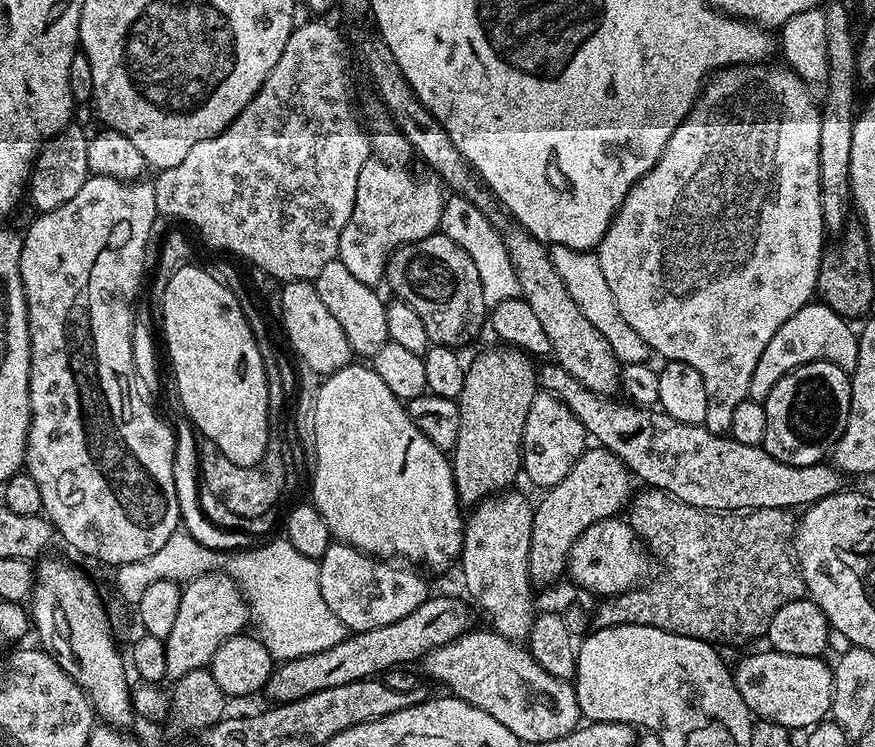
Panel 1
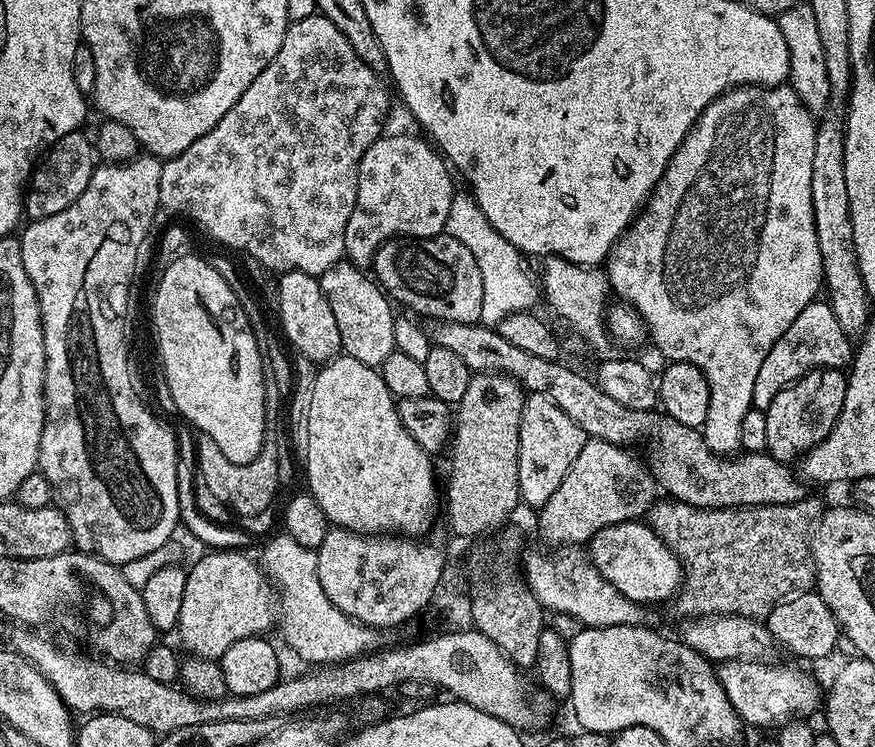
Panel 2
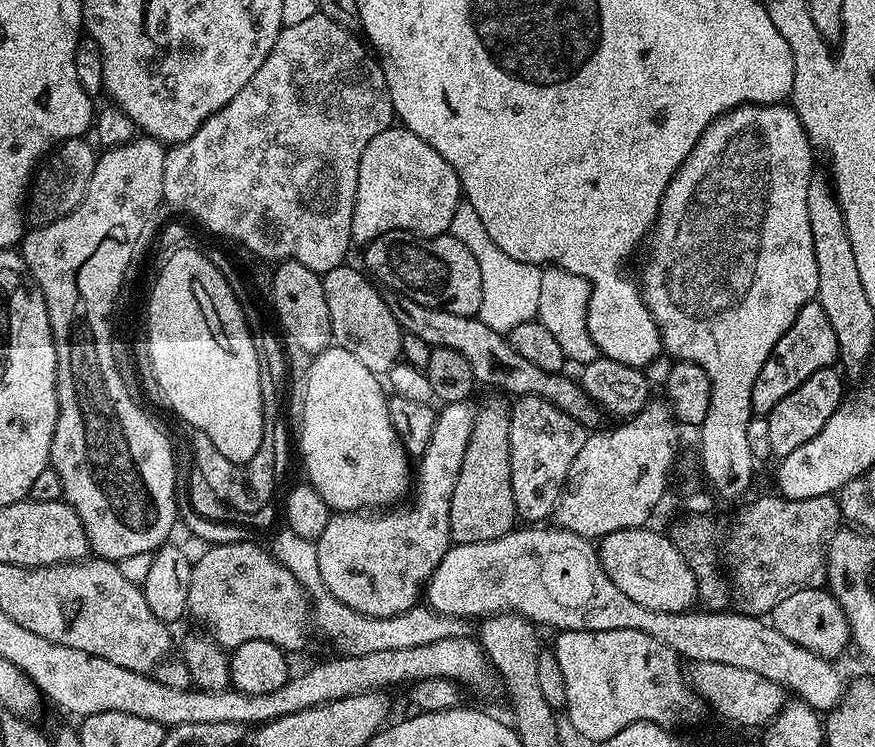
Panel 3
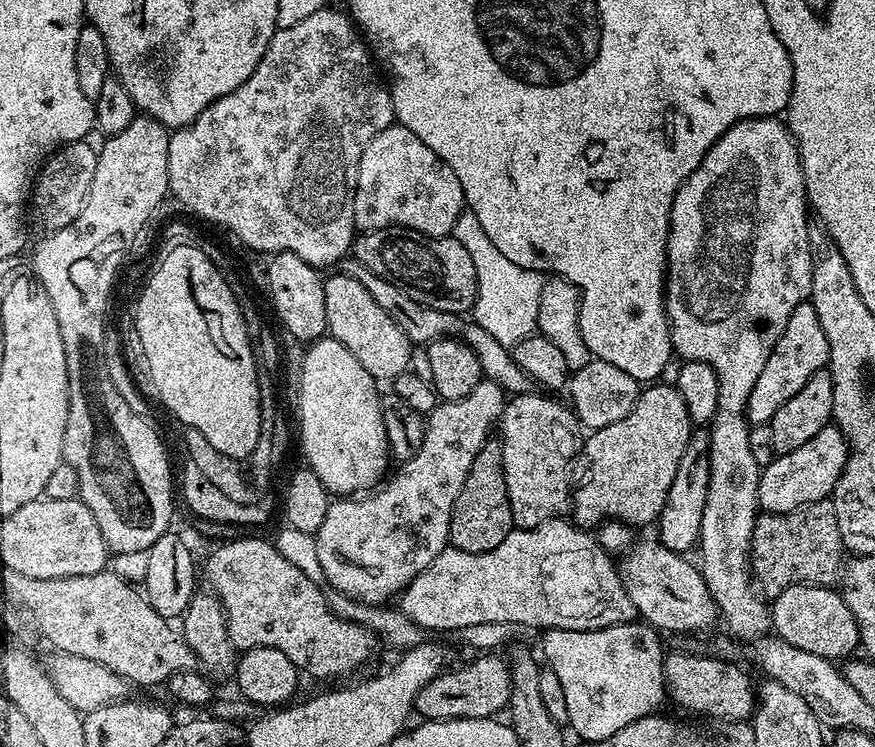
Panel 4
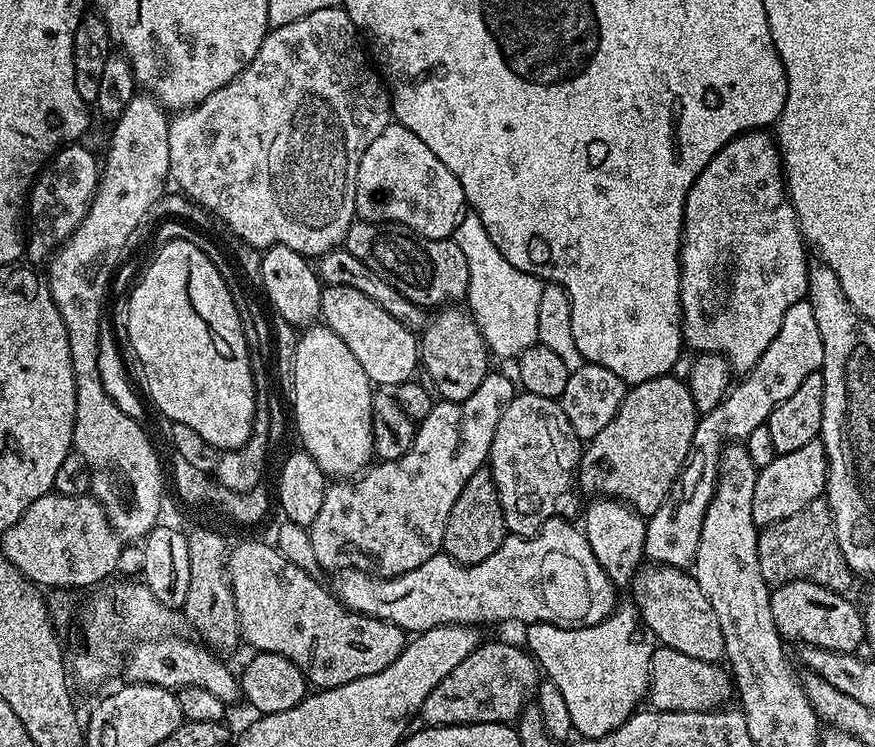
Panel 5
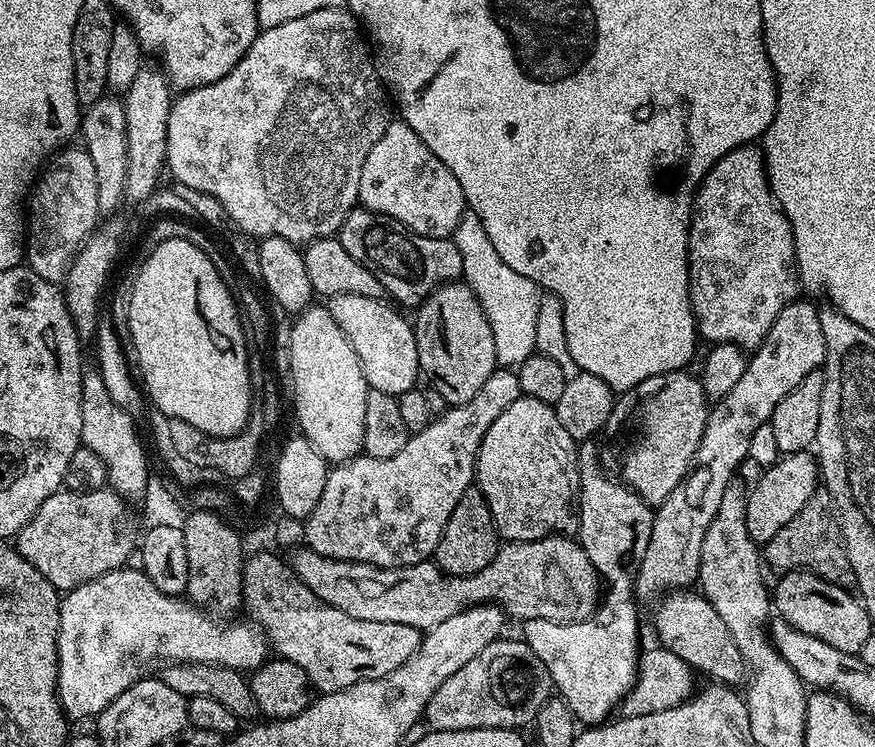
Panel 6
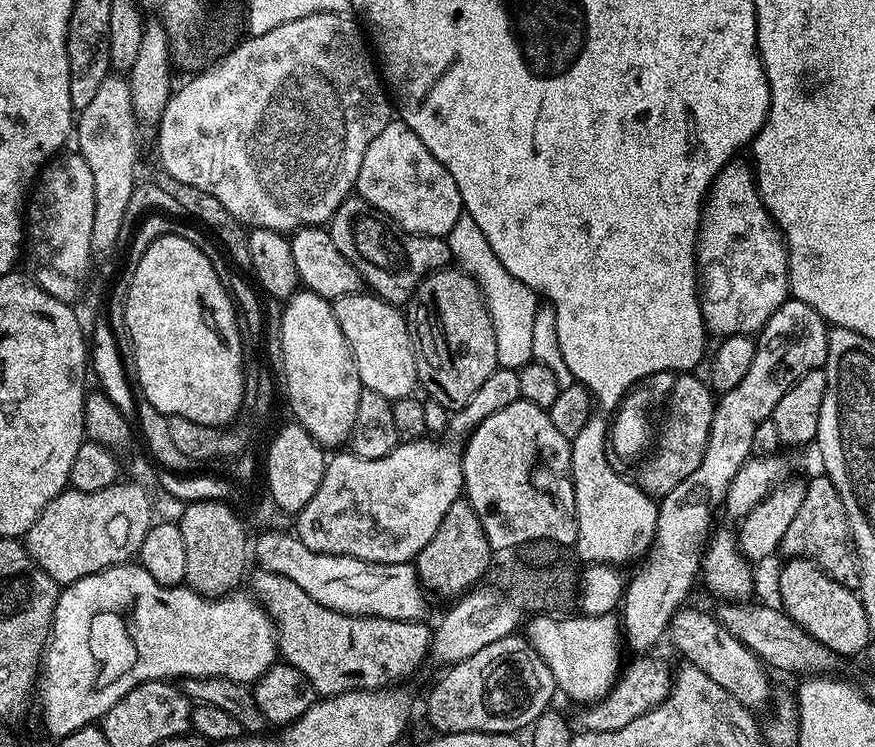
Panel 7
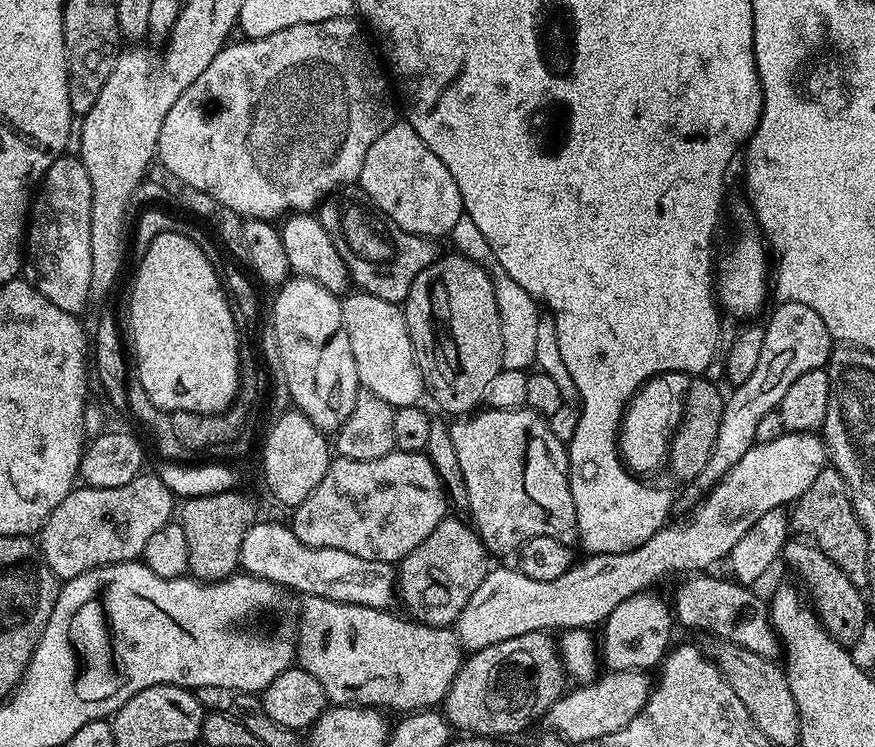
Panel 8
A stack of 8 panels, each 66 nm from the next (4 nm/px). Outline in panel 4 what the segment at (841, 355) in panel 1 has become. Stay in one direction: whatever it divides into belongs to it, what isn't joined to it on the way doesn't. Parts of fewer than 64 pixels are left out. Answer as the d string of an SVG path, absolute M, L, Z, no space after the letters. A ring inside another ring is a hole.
M805 302L790 314L790 322L786 322L786 330L782 330L782 338L770 350L770 358L766 358L766 367L758 374L758 382L754 382L754 390L750 390L748 399L748 423L766 424L772 415L786 402L806 386L810 374L825 371L828 363L828 343L826 334L822 334L822 325L818 322L818 314L814 314L811 302Z

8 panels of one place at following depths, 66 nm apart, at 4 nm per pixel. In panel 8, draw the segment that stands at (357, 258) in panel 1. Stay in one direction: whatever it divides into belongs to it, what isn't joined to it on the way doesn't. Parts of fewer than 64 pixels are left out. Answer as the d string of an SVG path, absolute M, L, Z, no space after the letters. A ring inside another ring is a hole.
M407 122L392 124L390 130L366 150L366 162L362 162L358 184L387 219L416 236L447 237L464 212L464 203L450 170Z

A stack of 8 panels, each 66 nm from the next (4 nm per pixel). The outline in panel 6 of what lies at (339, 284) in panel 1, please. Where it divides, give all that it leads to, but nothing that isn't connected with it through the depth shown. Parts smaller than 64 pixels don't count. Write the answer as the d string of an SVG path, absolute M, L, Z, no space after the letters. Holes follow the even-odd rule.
M338 294L327 301L326 307L334 322L338 322L342 334L346 334L350 346L354 346L354 354L358 354L369 388L398 397L417 387L416 379L419 381L422 373L418 362L416 329L409 317L407 320L402 313L395 312L400 310L391 303L366 298L362 294Z

